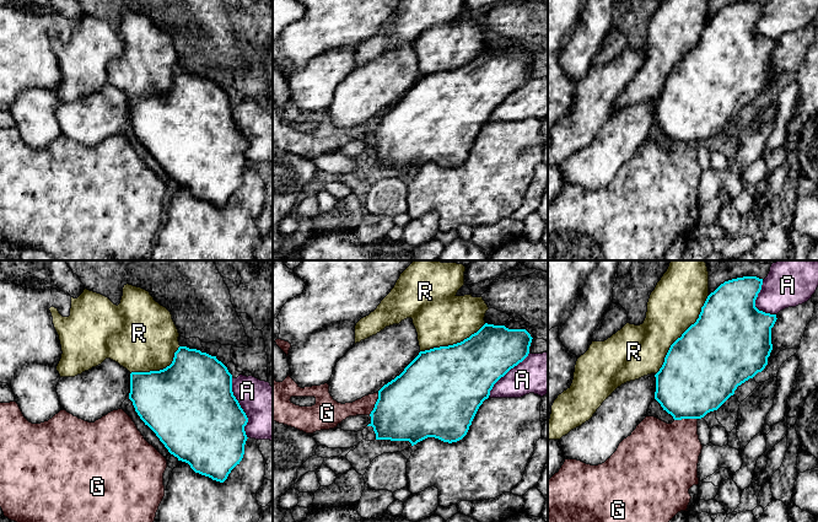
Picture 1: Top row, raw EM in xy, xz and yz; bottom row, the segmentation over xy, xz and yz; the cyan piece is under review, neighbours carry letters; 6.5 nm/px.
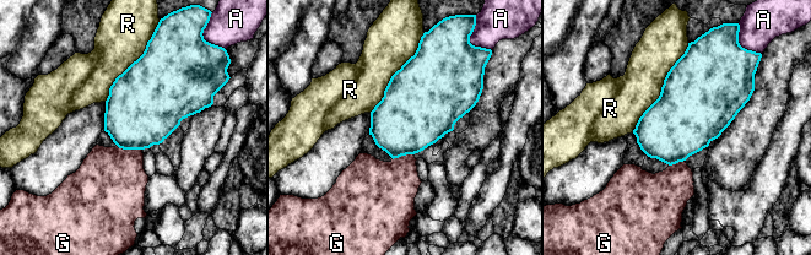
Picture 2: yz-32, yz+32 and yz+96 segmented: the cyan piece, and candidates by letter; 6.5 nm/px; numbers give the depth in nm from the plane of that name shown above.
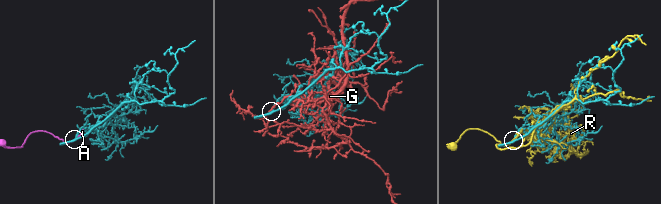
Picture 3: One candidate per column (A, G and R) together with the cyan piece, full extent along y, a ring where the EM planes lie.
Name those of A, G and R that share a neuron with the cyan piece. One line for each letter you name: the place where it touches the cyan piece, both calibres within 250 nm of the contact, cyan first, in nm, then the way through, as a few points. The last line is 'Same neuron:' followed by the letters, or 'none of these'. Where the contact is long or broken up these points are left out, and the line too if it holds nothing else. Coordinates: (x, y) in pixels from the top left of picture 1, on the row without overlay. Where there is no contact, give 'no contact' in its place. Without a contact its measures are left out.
Same neuron: none of these

